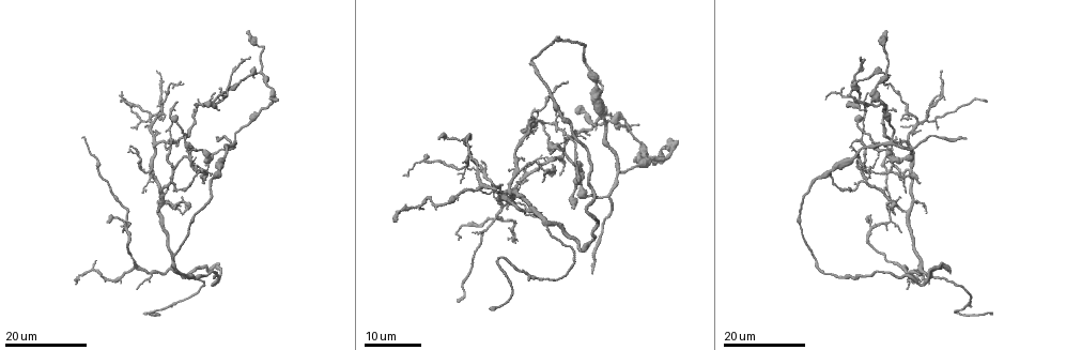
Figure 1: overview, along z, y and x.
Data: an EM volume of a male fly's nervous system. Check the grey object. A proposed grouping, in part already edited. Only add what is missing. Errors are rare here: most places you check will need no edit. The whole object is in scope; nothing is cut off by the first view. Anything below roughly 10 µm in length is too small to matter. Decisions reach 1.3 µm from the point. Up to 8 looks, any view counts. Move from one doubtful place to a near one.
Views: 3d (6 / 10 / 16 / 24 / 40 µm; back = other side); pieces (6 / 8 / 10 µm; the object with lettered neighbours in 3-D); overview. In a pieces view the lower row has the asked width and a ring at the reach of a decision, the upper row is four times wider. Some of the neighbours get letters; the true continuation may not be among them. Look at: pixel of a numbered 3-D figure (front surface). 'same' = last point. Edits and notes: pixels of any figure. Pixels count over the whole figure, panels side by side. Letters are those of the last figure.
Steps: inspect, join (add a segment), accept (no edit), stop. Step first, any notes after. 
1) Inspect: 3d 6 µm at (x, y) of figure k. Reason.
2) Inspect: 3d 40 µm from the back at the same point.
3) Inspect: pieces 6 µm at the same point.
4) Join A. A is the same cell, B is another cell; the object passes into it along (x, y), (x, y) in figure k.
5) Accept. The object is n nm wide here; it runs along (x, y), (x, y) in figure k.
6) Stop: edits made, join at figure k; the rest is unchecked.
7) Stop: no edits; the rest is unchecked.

Inspect: 3d 16 µm at (565, 83) of figure 1. End of a long branch.

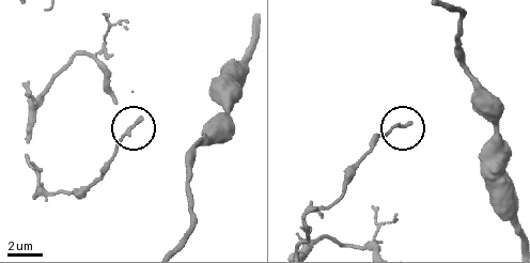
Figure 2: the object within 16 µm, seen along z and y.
Inspect: pieces 6 µm at (139, 120) of figure 2.

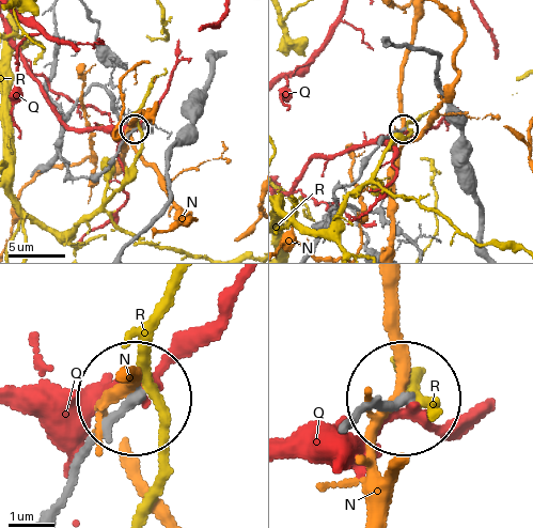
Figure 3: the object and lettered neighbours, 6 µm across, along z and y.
Accept. N, Q and R are other cells; it runs along (346, 420), (395, 405) in figure 3; none of them fits.

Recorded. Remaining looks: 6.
Inspect: 3d 16 µm at (965, 138) of figure 1. Free end.

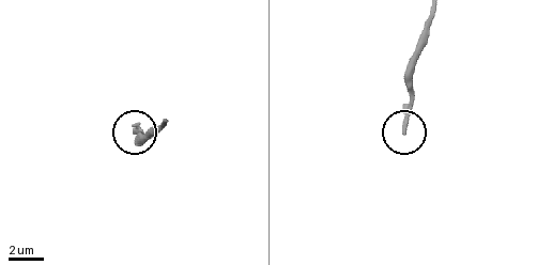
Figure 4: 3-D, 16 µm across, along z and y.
Inspect: pieces 8 µm at (405, 130) of figure 4.

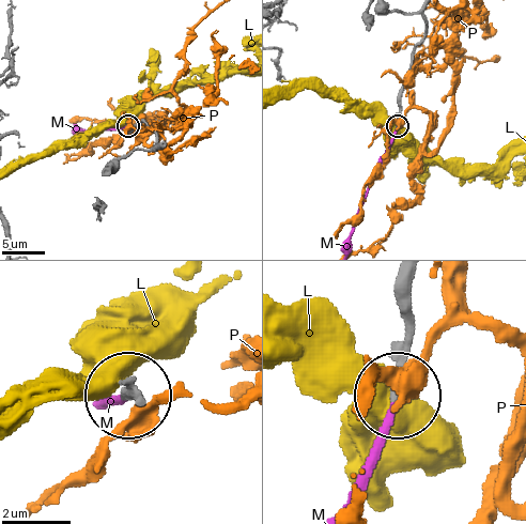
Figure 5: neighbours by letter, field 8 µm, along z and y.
Join M. M is the same cell, L and P are other cells; the neuron continues.

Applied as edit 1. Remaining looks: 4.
Inspect: 3d 16 µm at (895, 110) of figure 1. Branch stops here.

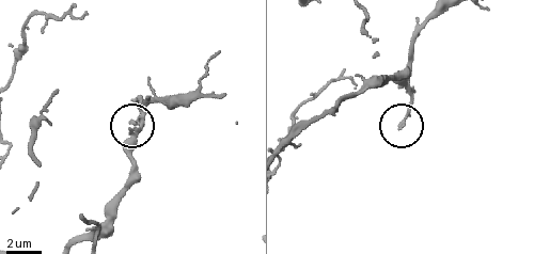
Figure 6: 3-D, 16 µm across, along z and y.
Inspect: pieces 6 µm at (402, 127) of figure 6.

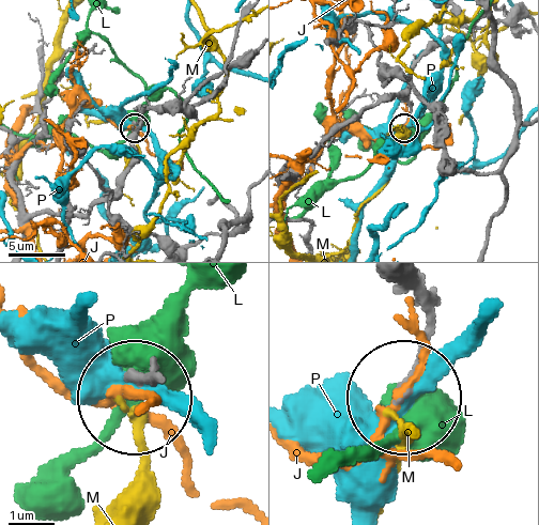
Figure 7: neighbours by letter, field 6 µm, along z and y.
Accept. The object is 170 nm wide here; J, L, M and P are other cells; it runs along (406, 283), (426, 319), (426, 353), (406, 395) in figure 7; none of them fits.

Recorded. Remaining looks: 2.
Inspect: 3d 24 µm at (895, 213) of figure 1. Tapers out.

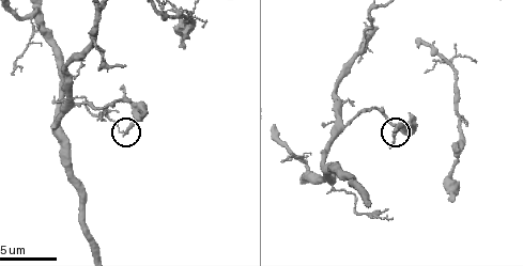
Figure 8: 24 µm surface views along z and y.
Inspect: pieces 10 µm at (124, 136) of figure 8.

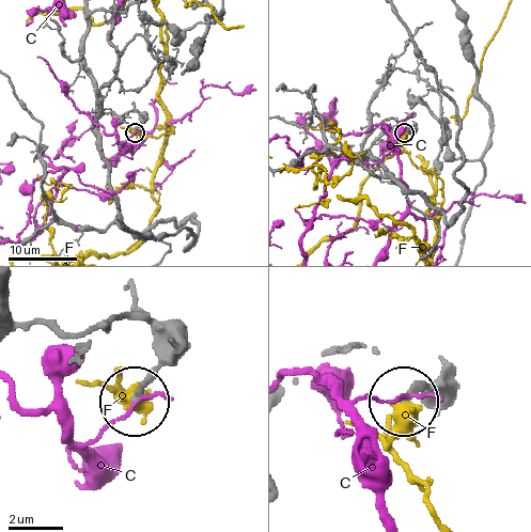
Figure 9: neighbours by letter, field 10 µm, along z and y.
Accept. C and F are other cells; it runs along (116, 72), (98, 104), (118, 115), (138, 112), (136, 130) in figure 9; none of them fits.

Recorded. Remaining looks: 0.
Stop: edits made, join at figure 5; the rest is unchecked.

